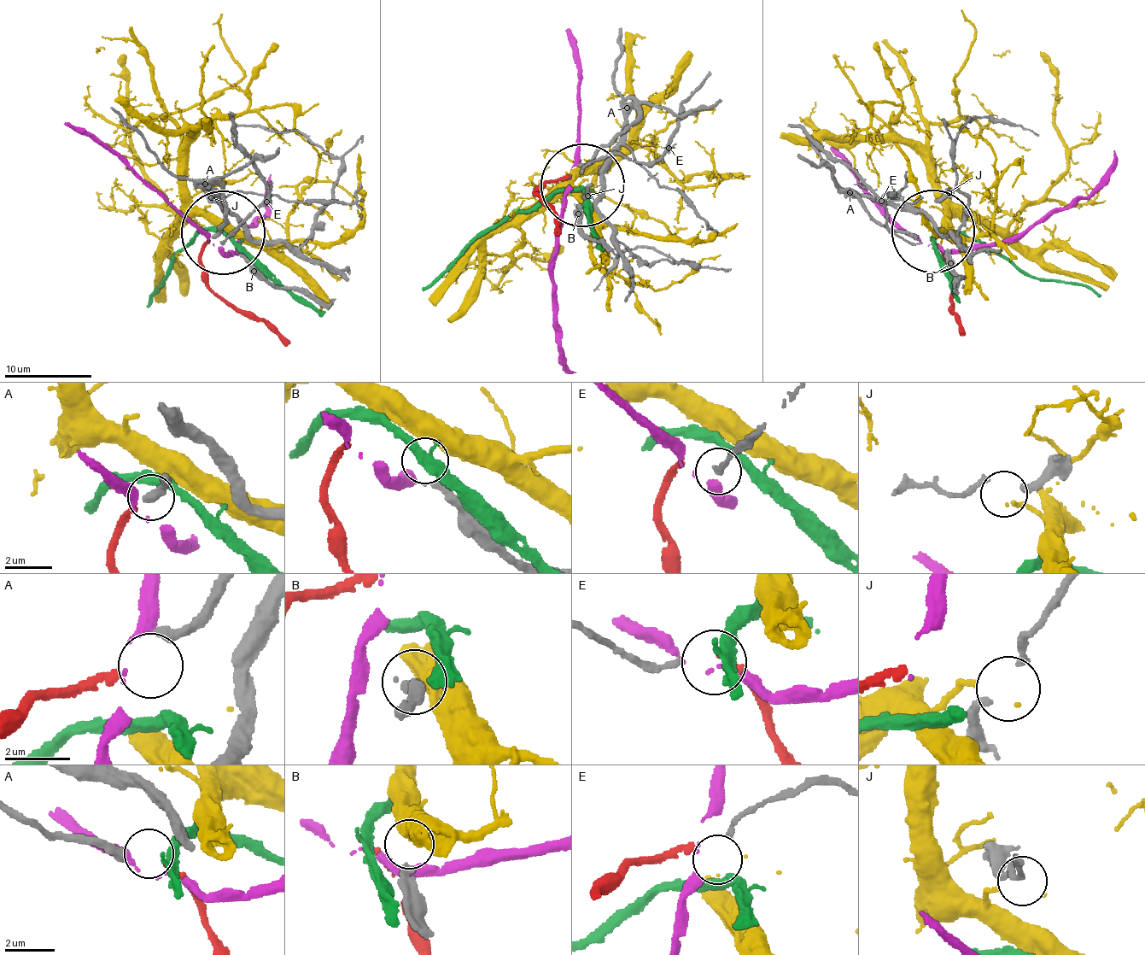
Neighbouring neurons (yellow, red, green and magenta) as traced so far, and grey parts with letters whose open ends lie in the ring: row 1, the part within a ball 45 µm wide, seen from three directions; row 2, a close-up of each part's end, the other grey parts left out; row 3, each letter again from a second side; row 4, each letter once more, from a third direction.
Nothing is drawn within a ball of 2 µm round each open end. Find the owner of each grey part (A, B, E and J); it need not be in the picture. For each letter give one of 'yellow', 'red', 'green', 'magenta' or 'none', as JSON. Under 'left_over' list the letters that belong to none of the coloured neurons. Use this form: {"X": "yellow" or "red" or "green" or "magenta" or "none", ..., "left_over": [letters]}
{"A": "red", "B": "none", "E": "none", "J": "none", "left_over": ["B", "E", "J"]}

